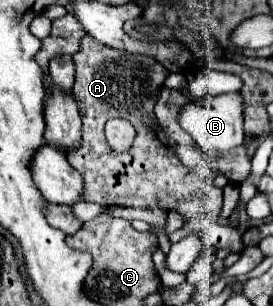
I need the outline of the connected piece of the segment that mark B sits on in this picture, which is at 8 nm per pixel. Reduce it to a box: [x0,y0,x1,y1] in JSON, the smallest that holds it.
[179,94,243,156]

